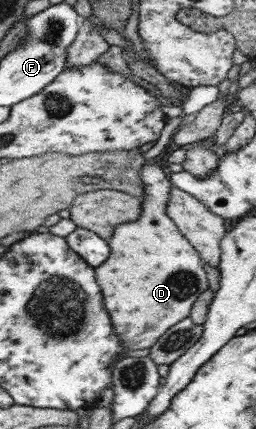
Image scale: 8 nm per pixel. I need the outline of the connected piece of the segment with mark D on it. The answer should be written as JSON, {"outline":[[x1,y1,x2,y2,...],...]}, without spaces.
{"outline":[[148,162,142,169,141,176,142,183,146,186,142,214,137,221,117,226,115,235,111,237,111,259,107,259,107,263,97,269,99,285,103,287,107,307,111,311,111,317,115,319,115,329,119,331,121,343,126,350,151,349,161,335,190,317,195,301,198,301,199,295,205,293,209,286,202,255,168,214,168,201,173,186,170,177,167,177,161,165]]}

